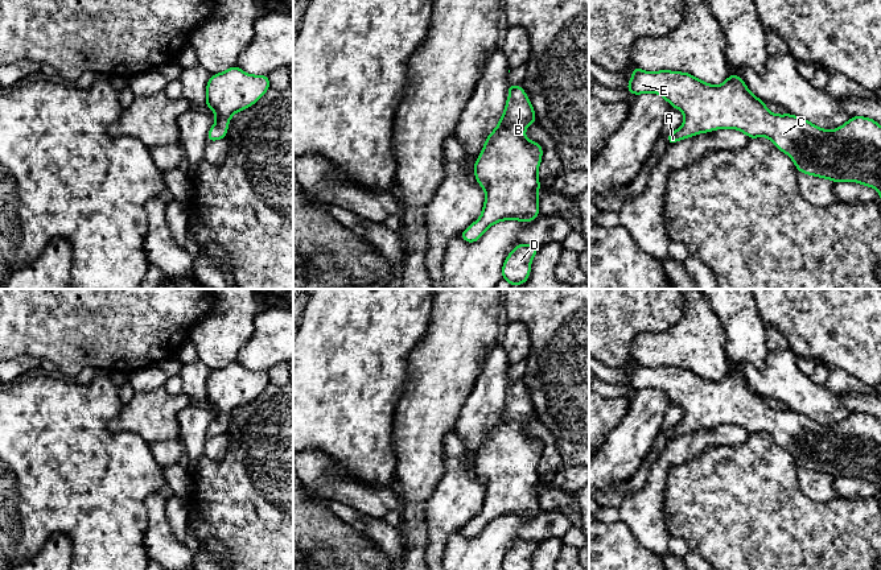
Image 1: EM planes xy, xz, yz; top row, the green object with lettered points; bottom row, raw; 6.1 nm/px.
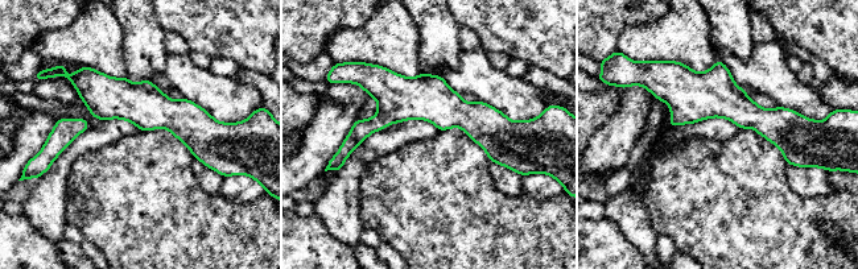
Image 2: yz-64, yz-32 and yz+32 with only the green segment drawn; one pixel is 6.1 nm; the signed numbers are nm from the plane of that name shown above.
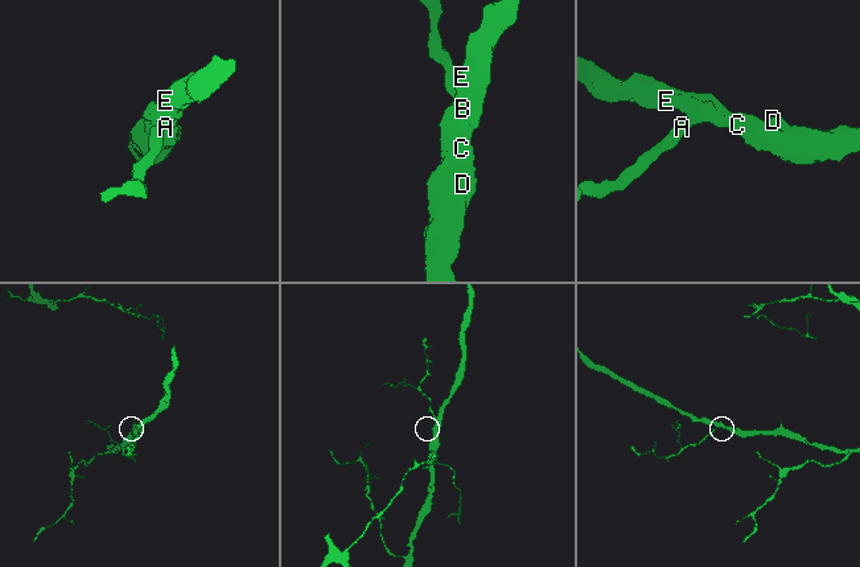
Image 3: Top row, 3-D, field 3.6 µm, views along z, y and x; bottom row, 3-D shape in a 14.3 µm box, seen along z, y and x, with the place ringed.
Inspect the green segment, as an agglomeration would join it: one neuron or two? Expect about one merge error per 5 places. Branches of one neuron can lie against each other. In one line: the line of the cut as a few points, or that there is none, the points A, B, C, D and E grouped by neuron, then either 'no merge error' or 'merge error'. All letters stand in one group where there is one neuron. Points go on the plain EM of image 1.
no cut; A B C D E; no merge error

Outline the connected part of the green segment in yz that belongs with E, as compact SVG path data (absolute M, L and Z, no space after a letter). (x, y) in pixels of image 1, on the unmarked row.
M634 360L633 372L627 380L627 387L634 391L654 388L662 391L672 404L679 404L684 410L684 420L667 431L668 439L688 434L693 430L712 428L721 424L732 424L744 428L750 434L766 431L781 447L789 450L798 467L832 475L833 478L852 476L873 483L880 487L881 496L881 421L873 414L855 412L837 425L820 425L806 414L787 410L771 409L765 398L754 392L740 371L730 371L720 380L705 379L688 368L660 365L655 368L643 367Z

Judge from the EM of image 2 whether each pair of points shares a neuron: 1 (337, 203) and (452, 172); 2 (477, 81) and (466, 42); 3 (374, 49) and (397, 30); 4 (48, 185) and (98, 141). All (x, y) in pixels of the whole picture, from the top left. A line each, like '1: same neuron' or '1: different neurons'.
1: different neurons
2: different neurons
3: same neuron
4: same neuron

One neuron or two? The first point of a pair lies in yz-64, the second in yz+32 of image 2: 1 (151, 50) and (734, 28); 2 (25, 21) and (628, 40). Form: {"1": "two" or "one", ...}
{"1": "one", "2": "two"}

